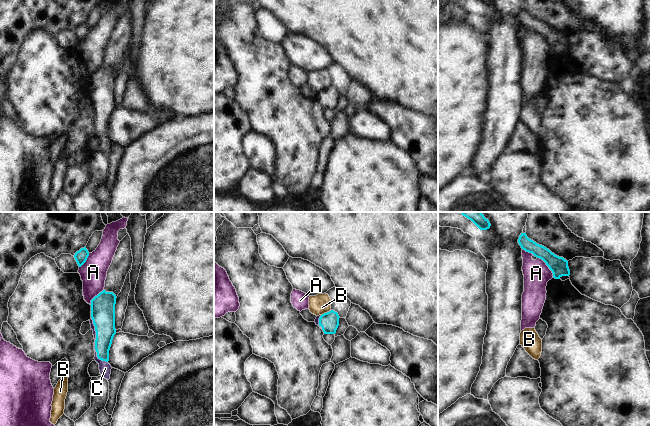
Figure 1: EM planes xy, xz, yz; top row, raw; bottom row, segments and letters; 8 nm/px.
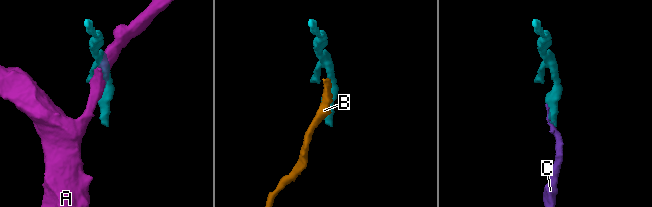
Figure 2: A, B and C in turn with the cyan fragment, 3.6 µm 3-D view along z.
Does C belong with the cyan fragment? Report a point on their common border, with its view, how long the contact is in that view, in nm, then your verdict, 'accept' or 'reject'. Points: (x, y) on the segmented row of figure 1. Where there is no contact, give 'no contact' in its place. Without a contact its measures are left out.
xy (97, 354) | 200 nm | accept

